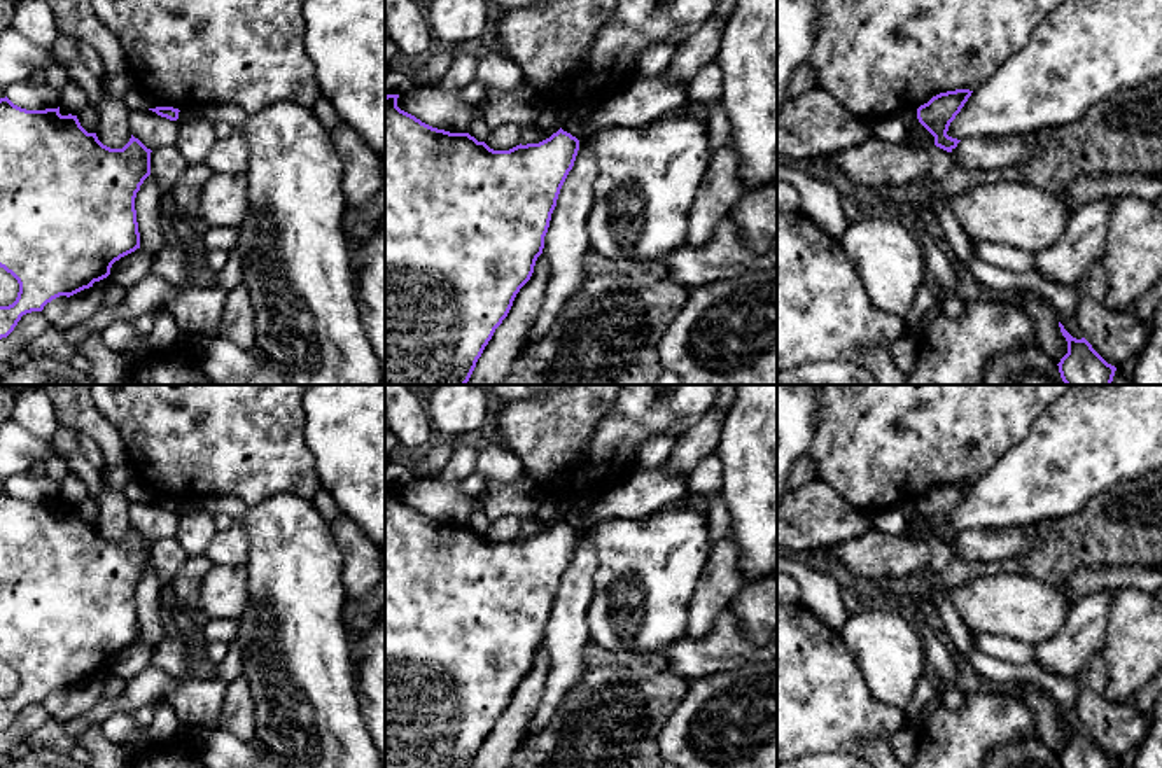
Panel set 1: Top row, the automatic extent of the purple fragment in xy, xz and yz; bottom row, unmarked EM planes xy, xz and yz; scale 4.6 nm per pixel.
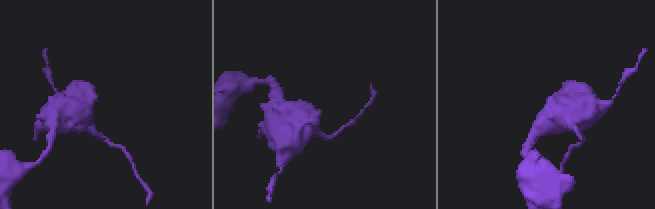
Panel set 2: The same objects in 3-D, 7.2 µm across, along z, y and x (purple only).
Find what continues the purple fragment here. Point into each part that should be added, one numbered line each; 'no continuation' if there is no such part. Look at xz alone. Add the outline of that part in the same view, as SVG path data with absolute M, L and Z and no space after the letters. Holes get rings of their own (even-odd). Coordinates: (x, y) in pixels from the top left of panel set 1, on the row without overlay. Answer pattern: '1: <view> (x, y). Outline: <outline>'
no continuation

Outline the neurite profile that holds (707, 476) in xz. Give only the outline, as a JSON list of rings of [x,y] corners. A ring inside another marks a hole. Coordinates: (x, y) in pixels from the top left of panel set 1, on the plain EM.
[[[716,453],[705,457],[688,476],[688,492],[716,495],[723,486],[723,464]]]

